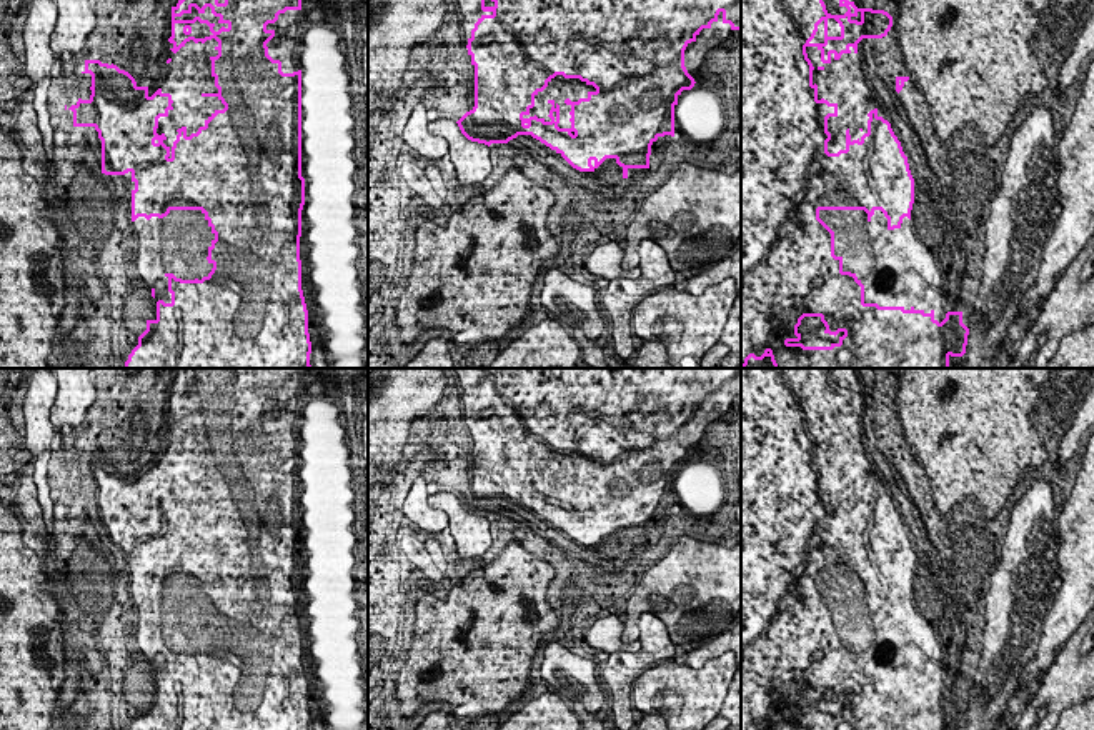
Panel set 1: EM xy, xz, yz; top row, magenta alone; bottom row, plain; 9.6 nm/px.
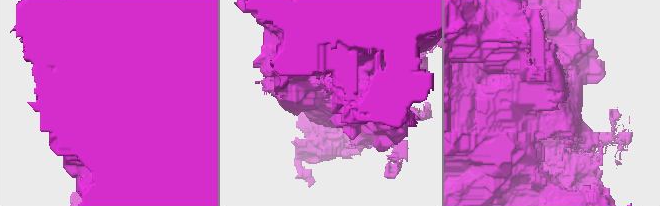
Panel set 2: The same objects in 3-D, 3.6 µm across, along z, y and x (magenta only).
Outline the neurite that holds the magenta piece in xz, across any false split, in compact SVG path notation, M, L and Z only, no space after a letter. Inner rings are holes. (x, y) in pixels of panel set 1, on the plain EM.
M481 368L485 385L468 412L468 428L475 440L475 480L456 497L461 507L478 517L508 517L518 508L531 508L579 545L594 545L606 532L614 532L628 552L629 542L649 542L651 518L664 508L674 510L674 480L683 463L694 460L694 452L684 440L684 423L703 402L711 402L723 388L723 397L741 403L741 368Z

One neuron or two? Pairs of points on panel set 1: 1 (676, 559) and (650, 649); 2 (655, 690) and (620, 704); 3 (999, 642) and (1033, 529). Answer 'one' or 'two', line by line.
1: two
2: two
3: one

